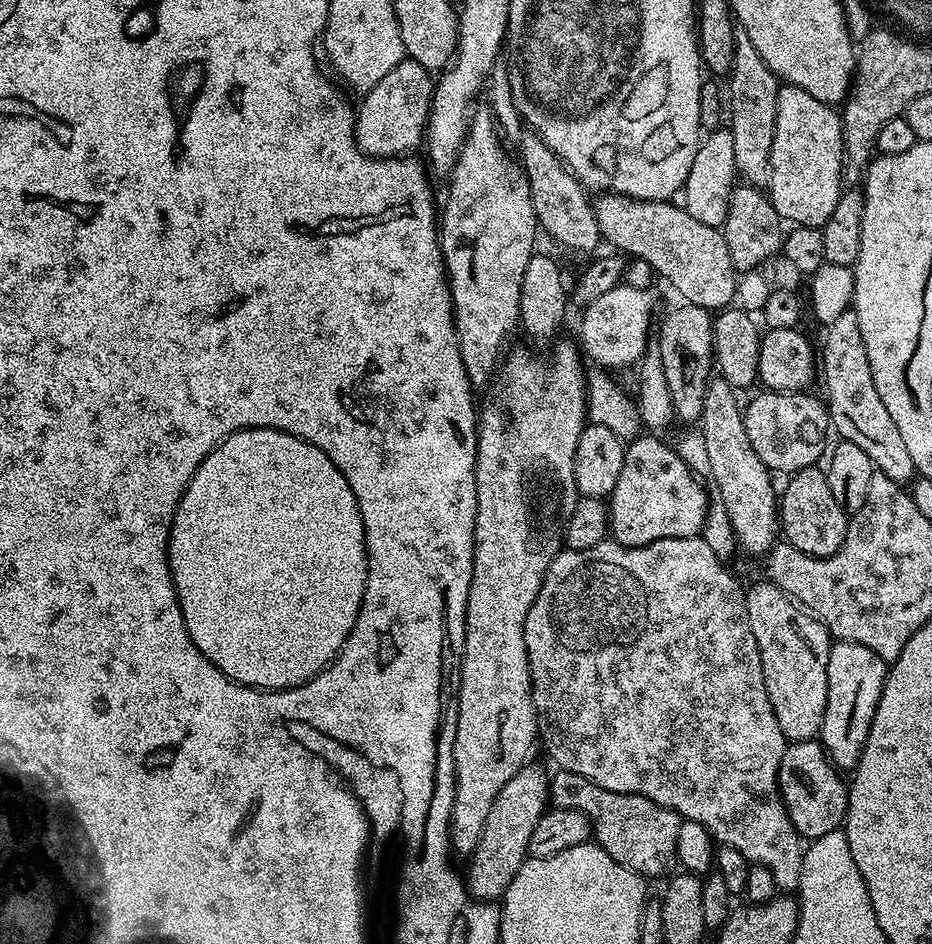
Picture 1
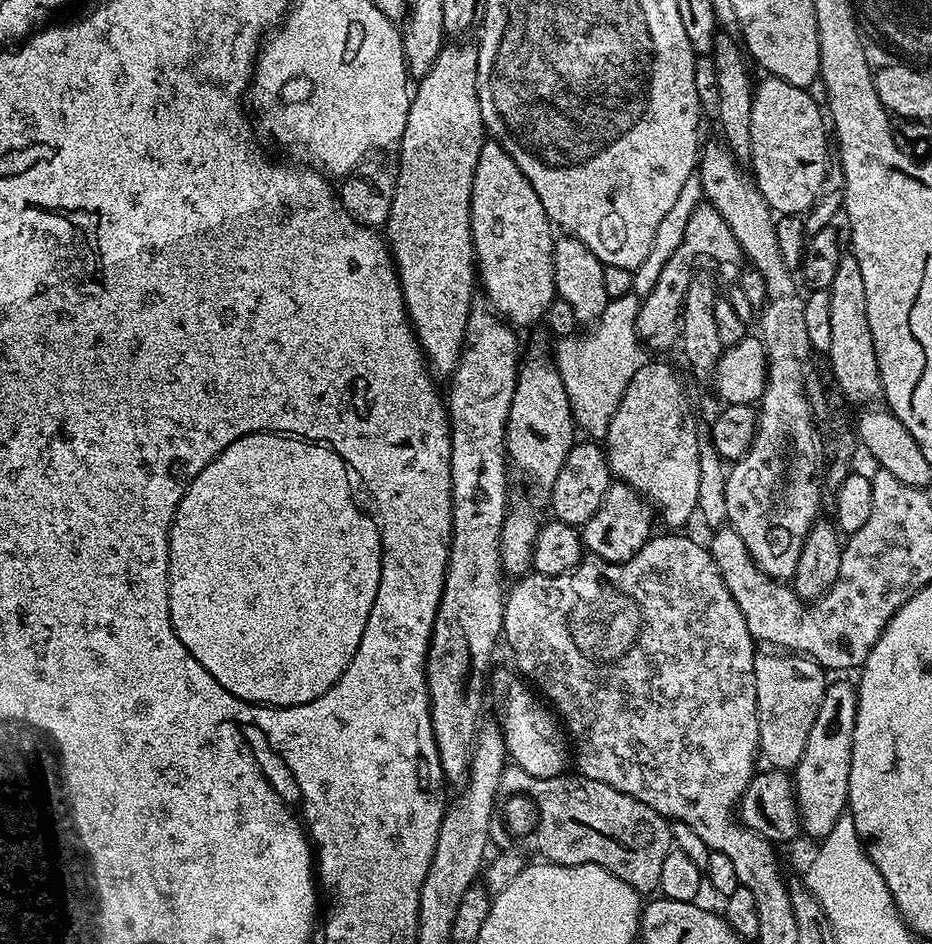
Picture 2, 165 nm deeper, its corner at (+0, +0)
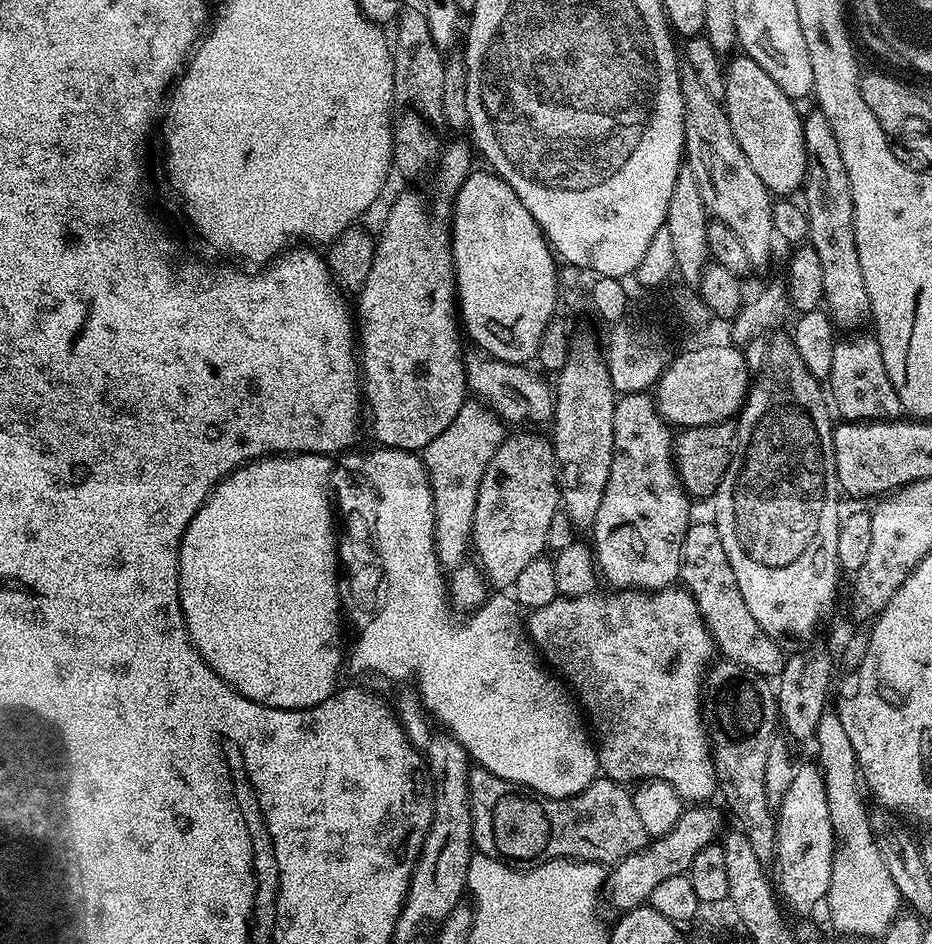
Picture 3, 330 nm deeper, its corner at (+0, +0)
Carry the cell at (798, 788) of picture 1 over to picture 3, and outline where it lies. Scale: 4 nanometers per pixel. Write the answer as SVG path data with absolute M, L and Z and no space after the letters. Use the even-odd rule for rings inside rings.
M696 802L685 807L678 822L674 824L674 830L649 839L642 850L616 861L606 876L606 900L617 908L617 913L623 914L631 908L641 907L665 878L685 875L705 846L721 839L725 813L720 813L712 806L708 802Z

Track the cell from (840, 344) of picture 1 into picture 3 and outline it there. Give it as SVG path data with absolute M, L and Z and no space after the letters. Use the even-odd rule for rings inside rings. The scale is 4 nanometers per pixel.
M818 110L803 117L802 138L806 146L806 174L802 185L802 207L808 216L807 243L818 254L822 262L822 290L824 304L837 329L854 330L863 320L869 319L872 303L866 294L866 278L862 278L862 262L858 262L858 242L854 234L854 198L850 194L850 178L846 178L846 166L842 163L842 150L838 150L838 141L834 139L834 129L830 126L826 114Z

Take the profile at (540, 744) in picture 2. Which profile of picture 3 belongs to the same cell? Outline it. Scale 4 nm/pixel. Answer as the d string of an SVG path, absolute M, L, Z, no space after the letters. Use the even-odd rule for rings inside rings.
M376 446L373 449L373 452L366 453L364 457L349 455L347 459L349 458L349 466L361 468L368 475L365 476L367 483L379 486L382 494L382 502L380 503L380 548L384 548L384 564L388 564L388 576L392 576L392 600L388 600L388 608L384 608L384 616L380 616L380 620L376 620L376 624L372 624L372 628L368 628L368 632L364 632L364 640L360 640L360 652L350 652L350 664L352 662L353 666L360 672L377 672L378 675L385 676L388 680L414 682L414 687L420 693L420 701L424 705L428 716L434 718L436 724L437 722L440 723L444 727L441 729L447 735L456 739L479 767L492 772L498 778L506 778L510 782L514 782L516 785L523 786L525 789L542 796L553 796L554 798L577 796L582 790L586 790L586 786L590 786L593 780L597 779L600 772L600 757L596 755L596 745L590 735L589 725L582 715L579 703L574 699L573 693L566 687L565 681L546 667L536 645L532 643L529 637L522 616L520 620L522 612L515 599L508 598L504 608L481 606L469 615L472 616L469 620L459 620L456 617L459 615L457 615L450 603L446 572L441 567L435 550L434 494L431 490L431 482L428 480L427 467L417 453L403 452L401 448L386 448L383 446Z

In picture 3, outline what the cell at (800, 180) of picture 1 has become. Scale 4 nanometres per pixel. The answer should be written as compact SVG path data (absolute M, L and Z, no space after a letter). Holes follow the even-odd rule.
M736 54L731 57L732 61L727 61L724 69L724 81L726 82L726 94L722 101L724 111L728 114L730 130L734 130L734 138L738 138L738 146L742 146L742 154L746 154L746 162L754 166L754 174L762 178L762 182L768 187L769 193L775 194L780 198L791 197L796 192L801 191L804 175L806 174L806 146L802 138L804 121L802 112L799 112L797 101L787 96L762 70L758 62L754 62L743 54Z

